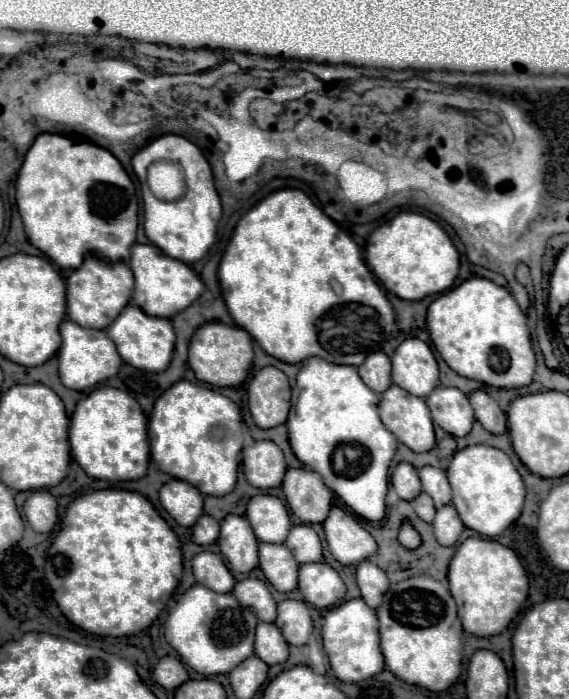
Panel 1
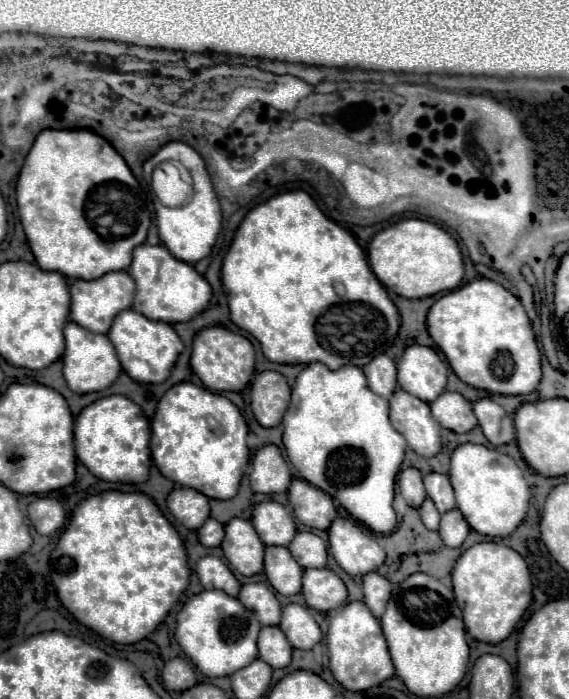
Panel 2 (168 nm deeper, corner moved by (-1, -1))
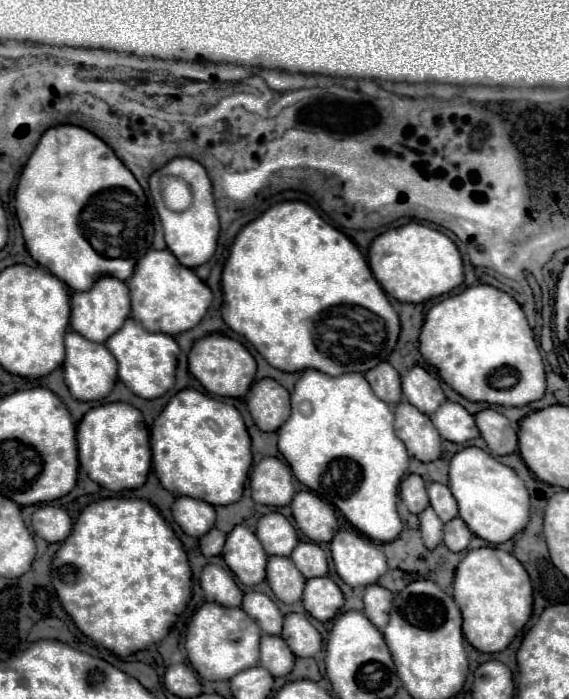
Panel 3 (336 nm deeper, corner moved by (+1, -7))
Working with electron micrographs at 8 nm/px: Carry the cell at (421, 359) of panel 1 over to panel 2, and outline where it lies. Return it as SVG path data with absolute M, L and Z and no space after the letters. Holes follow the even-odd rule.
M409 346L397 362L397 382L405 392L419 396L423 402L433 402L445 392L447 368L441 358L427 346Z

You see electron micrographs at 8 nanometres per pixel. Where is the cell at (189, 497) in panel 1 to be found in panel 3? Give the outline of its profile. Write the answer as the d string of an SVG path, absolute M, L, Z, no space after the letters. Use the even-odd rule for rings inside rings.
M179 496L171 506L171 514L181 530L193 538L207 534L215 522L215 508L189 496Z

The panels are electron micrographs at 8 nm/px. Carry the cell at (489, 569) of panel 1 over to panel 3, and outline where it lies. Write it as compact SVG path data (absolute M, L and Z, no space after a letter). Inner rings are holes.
M489 546L467 552L455 572L453 600L461 608L463 634L469 644L489 654L505 650L531 618L531 594L529 574L513 554Z

